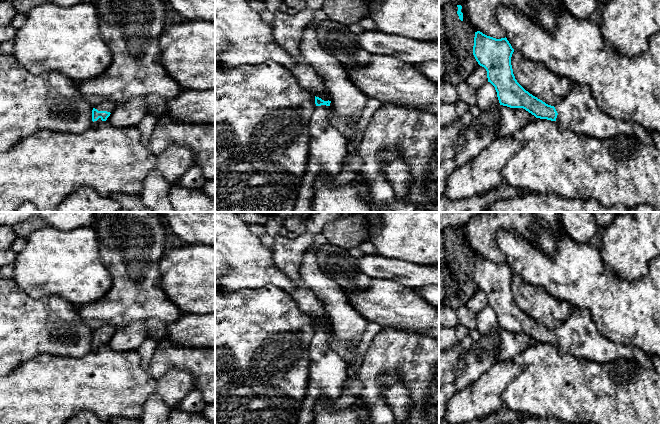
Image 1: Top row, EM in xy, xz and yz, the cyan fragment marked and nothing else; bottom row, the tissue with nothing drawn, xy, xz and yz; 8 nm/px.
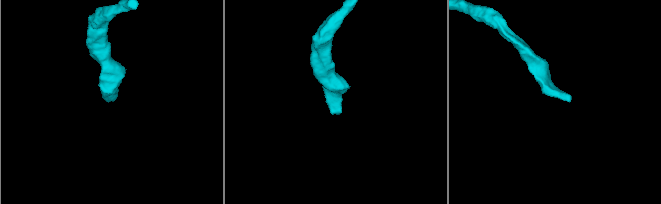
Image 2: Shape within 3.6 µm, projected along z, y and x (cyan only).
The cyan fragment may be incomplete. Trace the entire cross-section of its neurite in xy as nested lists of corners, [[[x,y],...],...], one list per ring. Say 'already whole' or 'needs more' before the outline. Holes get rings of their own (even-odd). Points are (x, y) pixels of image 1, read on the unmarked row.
needs more | [[[105,325],[96,329],[92,334],[93,349],[99,348],[101,345],[106,345],[114,334],[116,327]]]

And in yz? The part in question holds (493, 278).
needs more | [[[480,255],[475,256],[473,279],[478,288],[486,293],[488,306],[495,311],[500,329],[510,332],[523,332],[536,342],[555,345],[561,352],[569,352],[585,360],[600,364],[626,359],[636,361],[644,368],[653,368],[649,353],[635,346],[613,342],[603,336],[587,309],[574,308],[568,318],[554,330],[548,329],[533,320],[515,303],[511,289],[513,276],[514,273],[506,261],[496,263]]]

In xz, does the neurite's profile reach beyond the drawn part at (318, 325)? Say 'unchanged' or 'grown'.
grown

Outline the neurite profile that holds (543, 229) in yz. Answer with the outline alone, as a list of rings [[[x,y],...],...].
[[[480,212],[463,228],[470,247],[483,258],[501,263],[506,257],[496,242],[496,233],[506,228],[531,242],[548,256],[556,253],[559,237],[564,233],[558,212]]]

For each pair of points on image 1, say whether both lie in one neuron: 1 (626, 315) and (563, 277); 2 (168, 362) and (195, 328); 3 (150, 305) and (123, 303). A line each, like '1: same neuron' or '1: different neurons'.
1: same neuron
2: different neurons
3: same neuron

